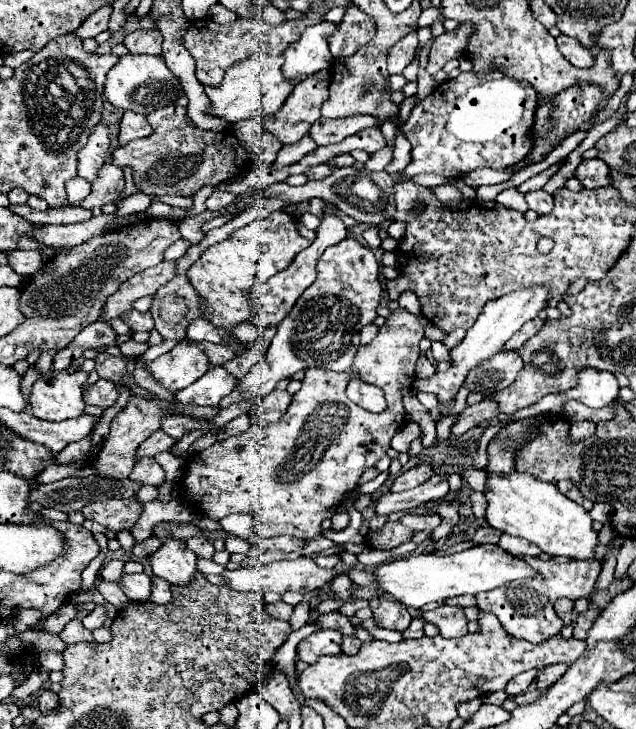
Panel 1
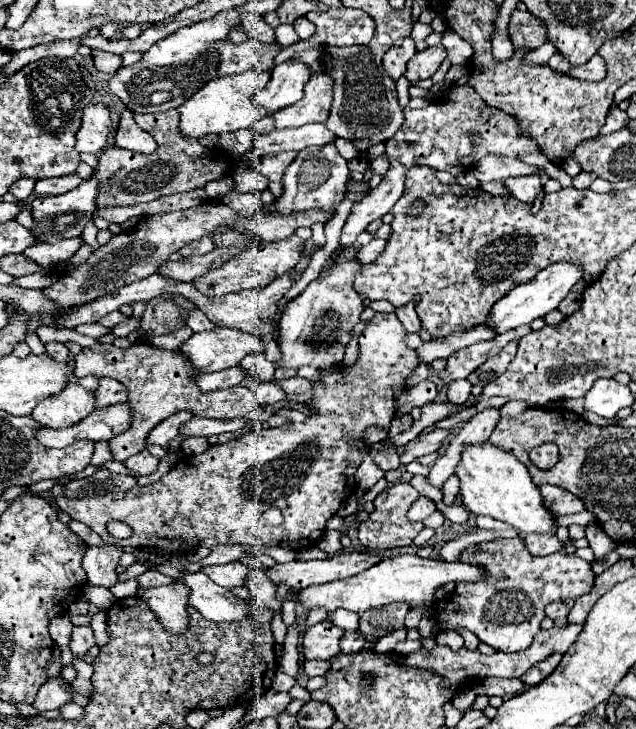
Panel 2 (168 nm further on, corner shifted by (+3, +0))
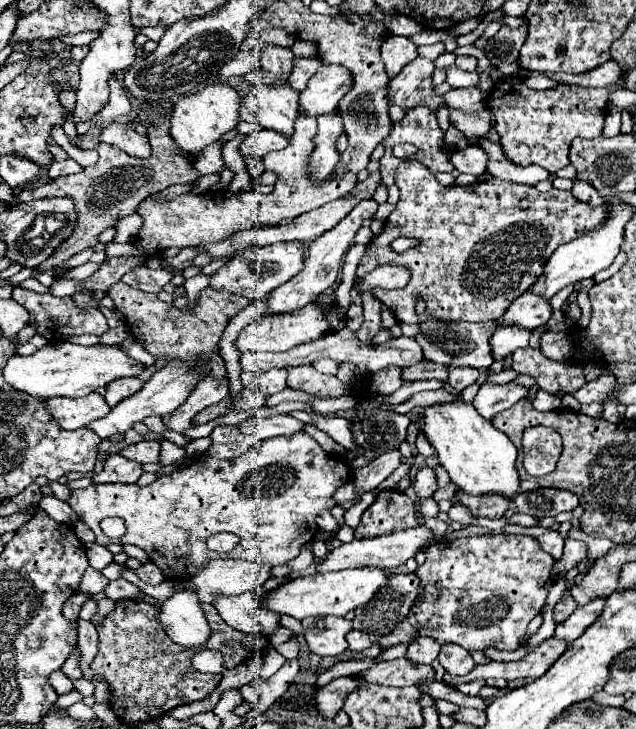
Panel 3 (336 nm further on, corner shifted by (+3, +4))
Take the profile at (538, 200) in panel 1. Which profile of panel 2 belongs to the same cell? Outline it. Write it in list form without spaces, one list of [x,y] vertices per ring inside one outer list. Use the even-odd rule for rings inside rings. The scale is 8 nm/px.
[[[538,174],[520,176],[520,178],[508,178],[504,180],[504,186],[510,190],[510,194],[522,202],[532,202],[536,194],[542,190],[542,180]]]

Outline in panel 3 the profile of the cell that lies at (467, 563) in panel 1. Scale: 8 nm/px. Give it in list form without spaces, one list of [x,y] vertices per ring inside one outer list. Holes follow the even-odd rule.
[[[356,568],[344,572],[328,572],[328,574],[302,574],[284,582],[278,590],[264,594],[264,608],[274,610],[278,614],[290,614],[298,620],[308,616],[344,616],[348,610],[356,610],[358,606],[368,604],[376,592],[390,582],[390,572],[382,568]]]

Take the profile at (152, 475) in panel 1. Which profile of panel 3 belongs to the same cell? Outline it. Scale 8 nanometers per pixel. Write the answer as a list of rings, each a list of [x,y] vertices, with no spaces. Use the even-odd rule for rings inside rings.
[[[142,440],[138,444],[132,444],[128,446],[126,450],[120,452],[124,458],[128,460],[134,460],[134,462],[140,462],[140,464],[146,464],[146,462],[158,462],[160,458],[160,442],[156,440]]]

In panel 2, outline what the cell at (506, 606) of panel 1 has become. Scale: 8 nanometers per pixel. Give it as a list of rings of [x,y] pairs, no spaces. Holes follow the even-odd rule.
[[[500,538],[482,542],[462,550],[460,562],[476,564],[486,570],[486,578],[478,584],[456,584],[454,594],[446,600],[432,604],[430,612],[436,614],[436,622],[444,622],[446,630],[468,630],[476,638],[500,652],[520,652],[532,644],[534,634],[540,630],[544,608],[550,602],[564,600],[574,602],[578,596],[590,592],[594,584],[592,564],[566,552],[548,556],[532,556],[524,544],[524,538]]]

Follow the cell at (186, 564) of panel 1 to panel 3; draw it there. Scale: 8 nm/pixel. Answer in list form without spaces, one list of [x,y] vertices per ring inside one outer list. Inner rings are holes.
[[[252,590],[238,596],[216,596],[212,606],[234,630],[240,630],[244,634],[270,636],[280,624],[280,616],[272,610],[260,608],[260,602],[262,594],[258,590]]]

